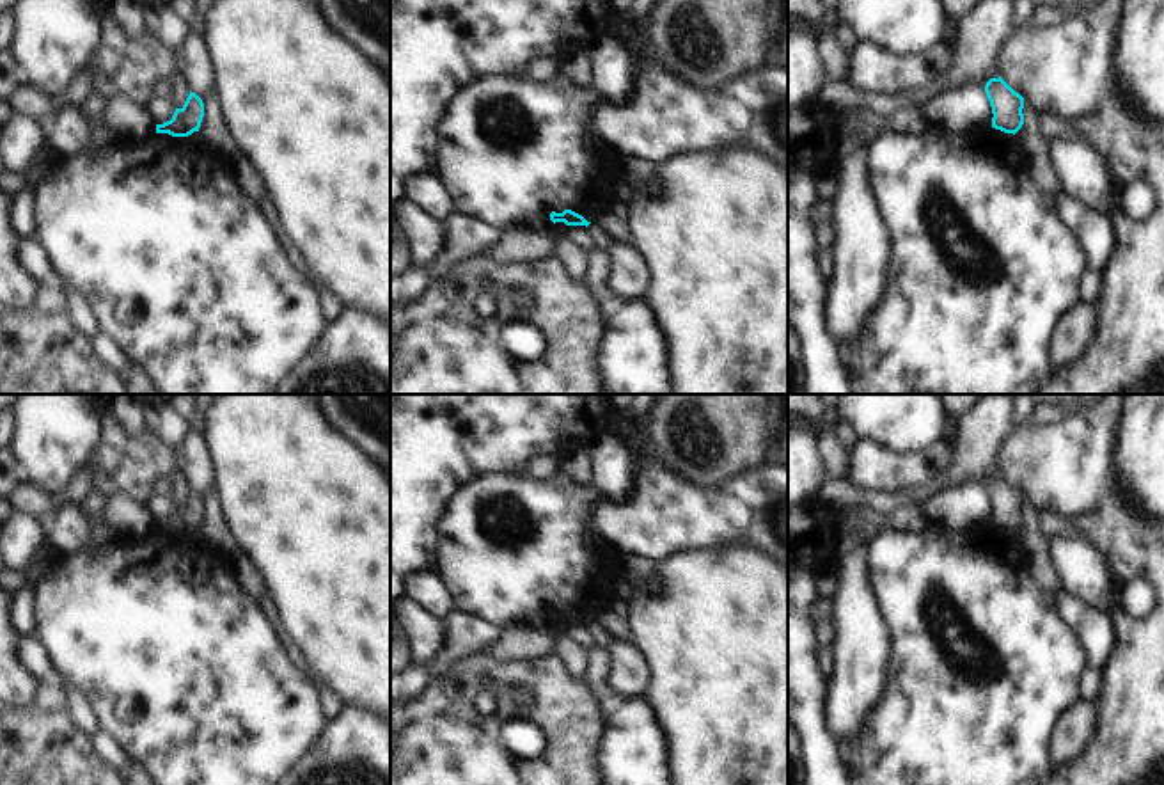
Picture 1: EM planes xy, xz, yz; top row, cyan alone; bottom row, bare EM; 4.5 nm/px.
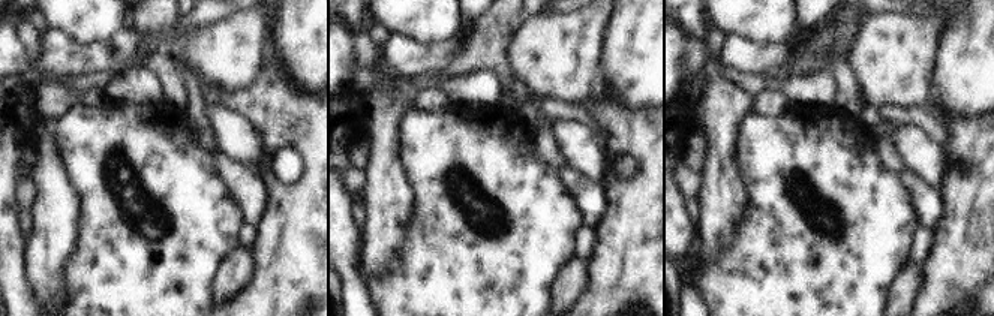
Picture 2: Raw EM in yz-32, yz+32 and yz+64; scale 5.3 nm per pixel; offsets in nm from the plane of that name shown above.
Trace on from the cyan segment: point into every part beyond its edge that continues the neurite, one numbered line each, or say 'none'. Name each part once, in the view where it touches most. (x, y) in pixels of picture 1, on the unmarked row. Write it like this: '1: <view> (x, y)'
none

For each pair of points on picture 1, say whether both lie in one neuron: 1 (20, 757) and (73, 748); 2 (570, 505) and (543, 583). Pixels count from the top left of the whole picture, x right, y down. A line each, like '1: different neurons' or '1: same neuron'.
1: same neuron
2: same neuron

